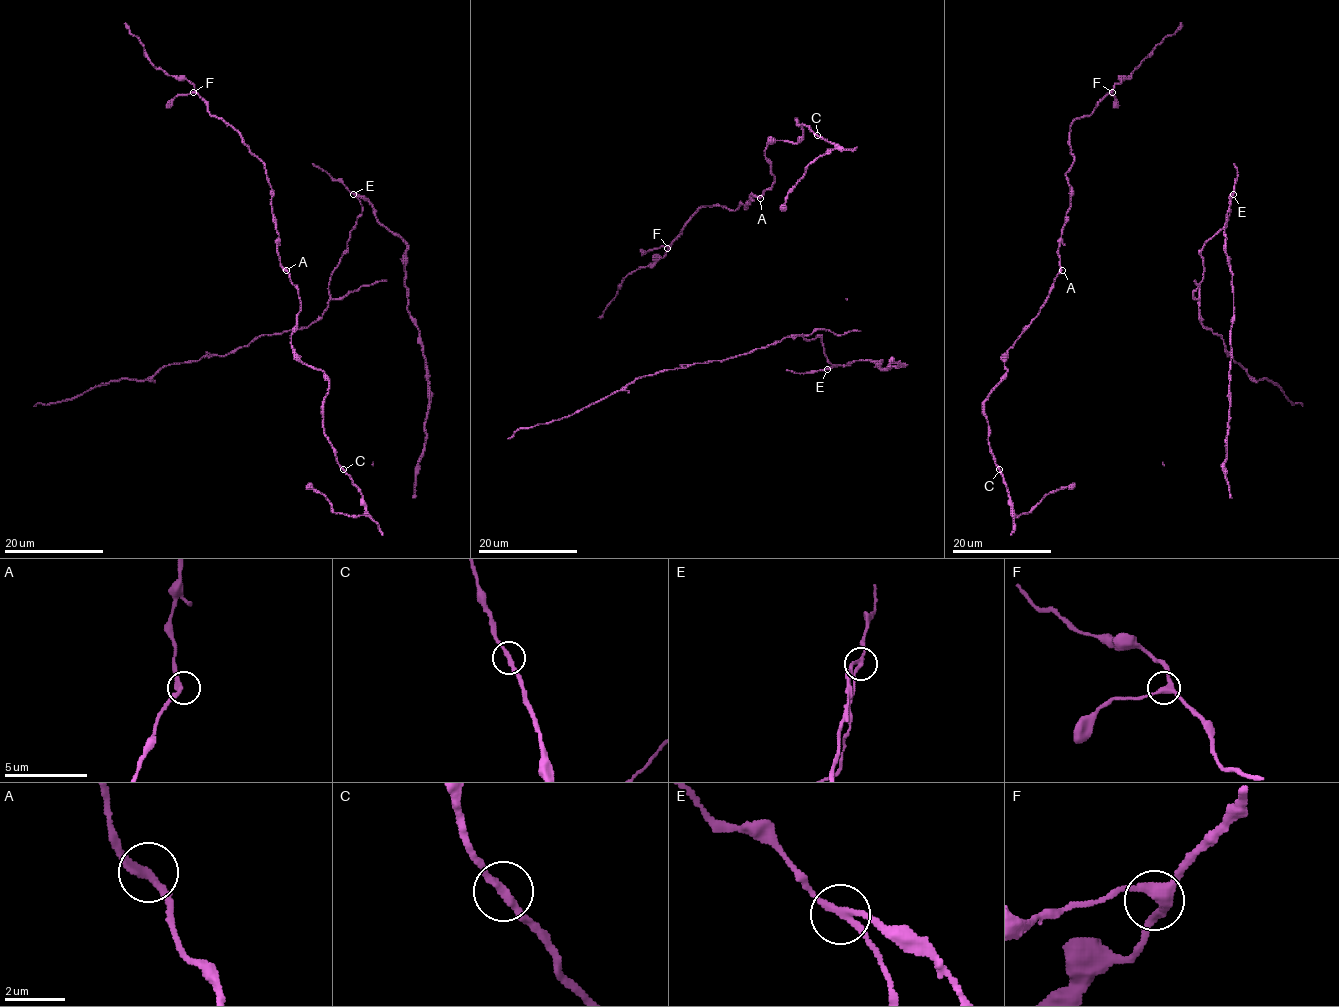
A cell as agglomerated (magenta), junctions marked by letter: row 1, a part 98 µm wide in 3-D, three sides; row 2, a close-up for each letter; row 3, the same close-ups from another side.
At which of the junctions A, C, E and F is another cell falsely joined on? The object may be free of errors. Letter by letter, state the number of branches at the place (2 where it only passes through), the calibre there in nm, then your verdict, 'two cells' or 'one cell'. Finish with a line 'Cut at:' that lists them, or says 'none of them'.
A: 2 branches meet; 280 nm thick; one cell
C: 2 branches meet; 240 nm thick; one cell
E: 3 branches meet; 200 nm thick; two cells
F: 3 branches meet; 320 nm thick; one cell
Cut at: E

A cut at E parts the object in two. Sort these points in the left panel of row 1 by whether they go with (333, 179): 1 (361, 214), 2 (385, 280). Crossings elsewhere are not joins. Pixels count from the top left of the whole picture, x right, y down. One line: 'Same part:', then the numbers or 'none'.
Same part: none

